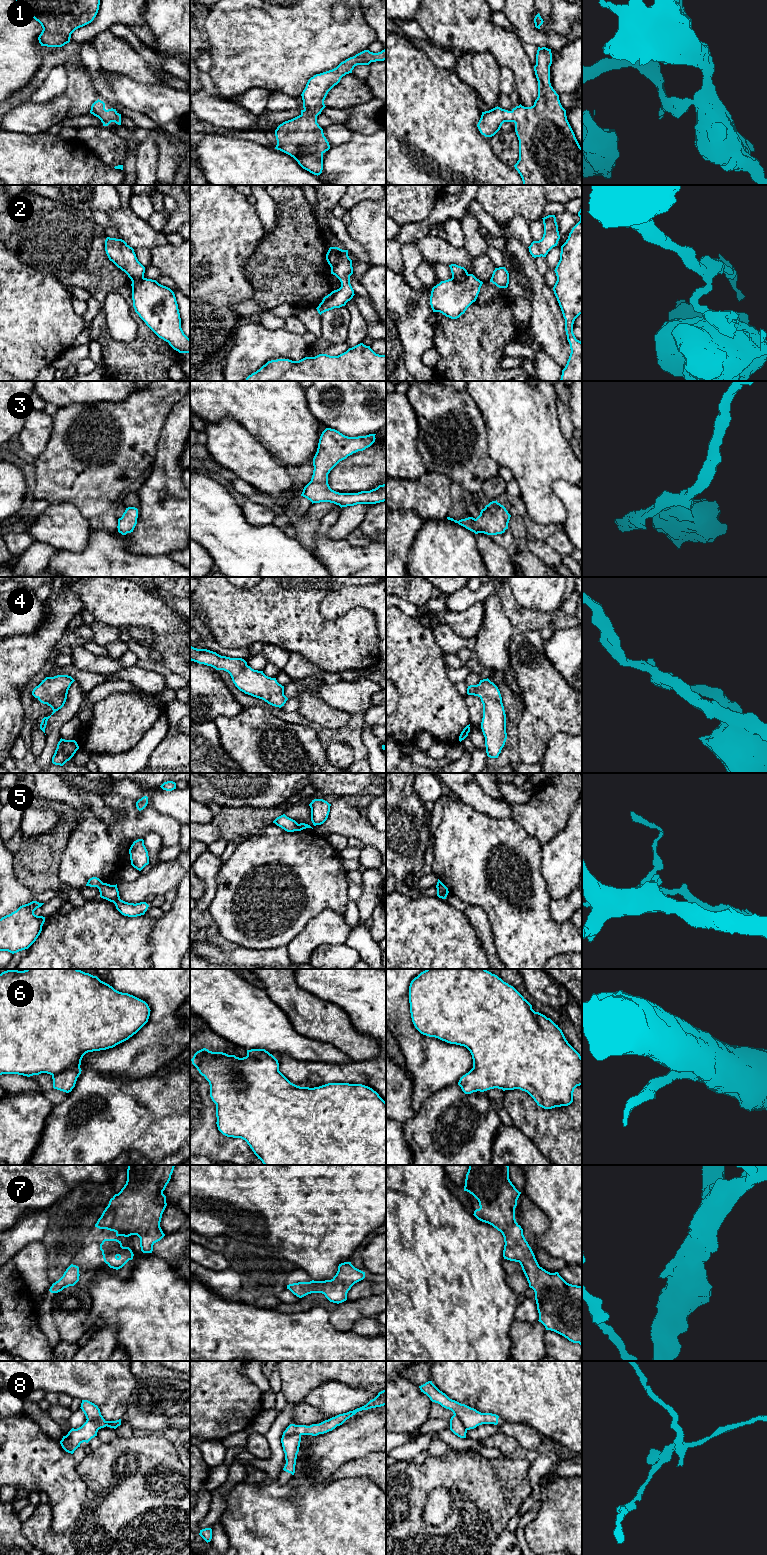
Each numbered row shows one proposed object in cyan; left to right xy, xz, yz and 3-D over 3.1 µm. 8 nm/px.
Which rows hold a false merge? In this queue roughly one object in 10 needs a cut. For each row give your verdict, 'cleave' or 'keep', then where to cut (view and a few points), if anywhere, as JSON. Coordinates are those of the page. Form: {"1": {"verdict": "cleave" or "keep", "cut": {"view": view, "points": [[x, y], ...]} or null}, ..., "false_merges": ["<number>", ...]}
{"1": {"verdict": "keep", "cut": null}, "2": {"verdict": "cleave", "cut": {"view": "xz", "points": [[329, 249], [333, 250], [337, 255], [337, 261], [330, 266]]}}, "3": {"verdict": "keep", "cut": null}, "4": {"verdict": "keep", "cut": null}, "5": {"verdict": "cleave", "cut": {"view": "xz", "points": [[298, 824], [296, 830]]}}, "6": {"verdict": "keep", "cut": null}, "7": {"verdict": "keep", "cut": null}, "8": {"verdict": "cleave", "cut": {"view": "xz", "points": [[300, 1434], [282, 1436]]}}, "false_merges": ["2", "5", "8"]}

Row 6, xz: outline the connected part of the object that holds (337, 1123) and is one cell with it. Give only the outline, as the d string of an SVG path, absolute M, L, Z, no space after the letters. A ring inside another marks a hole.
M203 1048L194 1054L191 1061L209 1082L210 1097L216 1104L218 1130L227 1137L245 1140L264 1165L386 1165L386 1102L372 1088L349 1083L328 1083L314 1088L297 1086L279 1071L278 1060L265 1049L247 1050L247 1056L239 1058Z

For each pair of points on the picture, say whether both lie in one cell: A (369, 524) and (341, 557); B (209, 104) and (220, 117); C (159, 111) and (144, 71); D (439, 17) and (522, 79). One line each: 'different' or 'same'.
A: different
B: same
C: different
D: same

